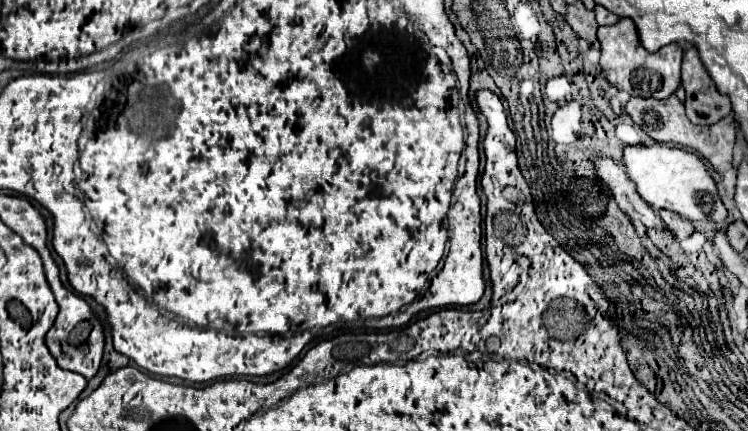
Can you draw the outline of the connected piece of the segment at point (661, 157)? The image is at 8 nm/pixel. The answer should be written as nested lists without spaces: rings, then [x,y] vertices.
[[[653,144],[653,146],[629,146],[623,156],[627,174],[637,184],[637,192],[655,208],[673,210],[687,220],[709,220],[723,222],[727,210],[717,194],[717,186],[707,170],[707,166],[689,150]]]

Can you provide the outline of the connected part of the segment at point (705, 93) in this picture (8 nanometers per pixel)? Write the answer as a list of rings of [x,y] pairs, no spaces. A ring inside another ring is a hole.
[[[687,44],[681,72],[683,88],[687,92],[687,118],[693,124],[715,124],[731,114],[731,100],[725,94],[717,92],[717,86],[701,64],[697,48],[691,44]]]

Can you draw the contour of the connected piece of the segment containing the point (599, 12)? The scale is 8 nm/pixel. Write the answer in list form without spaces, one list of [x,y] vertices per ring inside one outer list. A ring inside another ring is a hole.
[[[597,6],[595,8],[595,16],[597,16],[597,22],[603,26],[603,24],[617,24],[621,18],[619,16],[615,16],[613,12],[609,12],[607,8],[603,8],[603,6]]]

